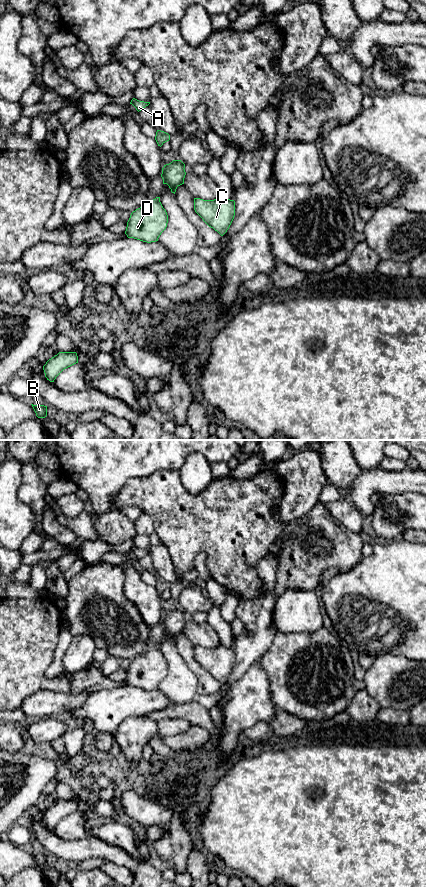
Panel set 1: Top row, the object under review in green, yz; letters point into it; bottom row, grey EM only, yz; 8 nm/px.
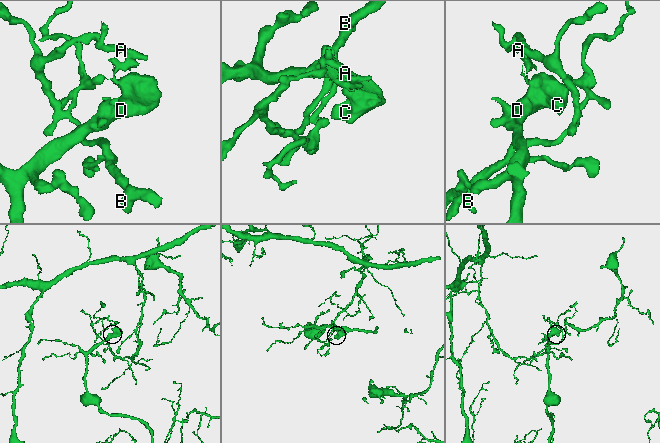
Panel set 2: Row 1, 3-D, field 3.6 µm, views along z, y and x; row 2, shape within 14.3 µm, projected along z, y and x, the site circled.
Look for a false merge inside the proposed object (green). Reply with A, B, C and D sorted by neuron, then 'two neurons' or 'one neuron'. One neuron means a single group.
groups A B / C D; two neurons

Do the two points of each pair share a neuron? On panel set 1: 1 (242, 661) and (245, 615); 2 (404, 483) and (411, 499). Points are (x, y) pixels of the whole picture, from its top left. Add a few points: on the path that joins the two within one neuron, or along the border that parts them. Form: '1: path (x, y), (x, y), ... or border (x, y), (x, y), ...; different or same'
1: path (248, 650), (255, 643), (255, 626); same
2: border (415, 492), (385, 494); different

